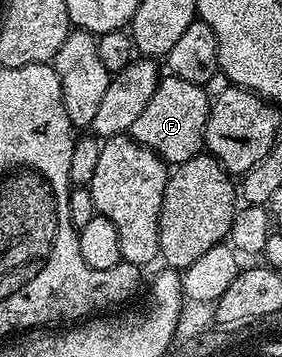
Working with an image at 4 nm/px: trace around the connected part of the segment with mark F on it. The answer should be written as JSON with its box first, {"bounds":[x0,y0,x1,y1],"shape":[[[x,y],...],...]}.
{"bounds":[130,75,210,167],"shape":[[[164,75],[150,103],[146,103],[146,111],[142,111],[142,115],[138,115],[134,122],[130,136],[140,145],[154,150],[169,166],[175,167],[204,149],[204,132],[209,112],[210,100],[203,85]]]}

